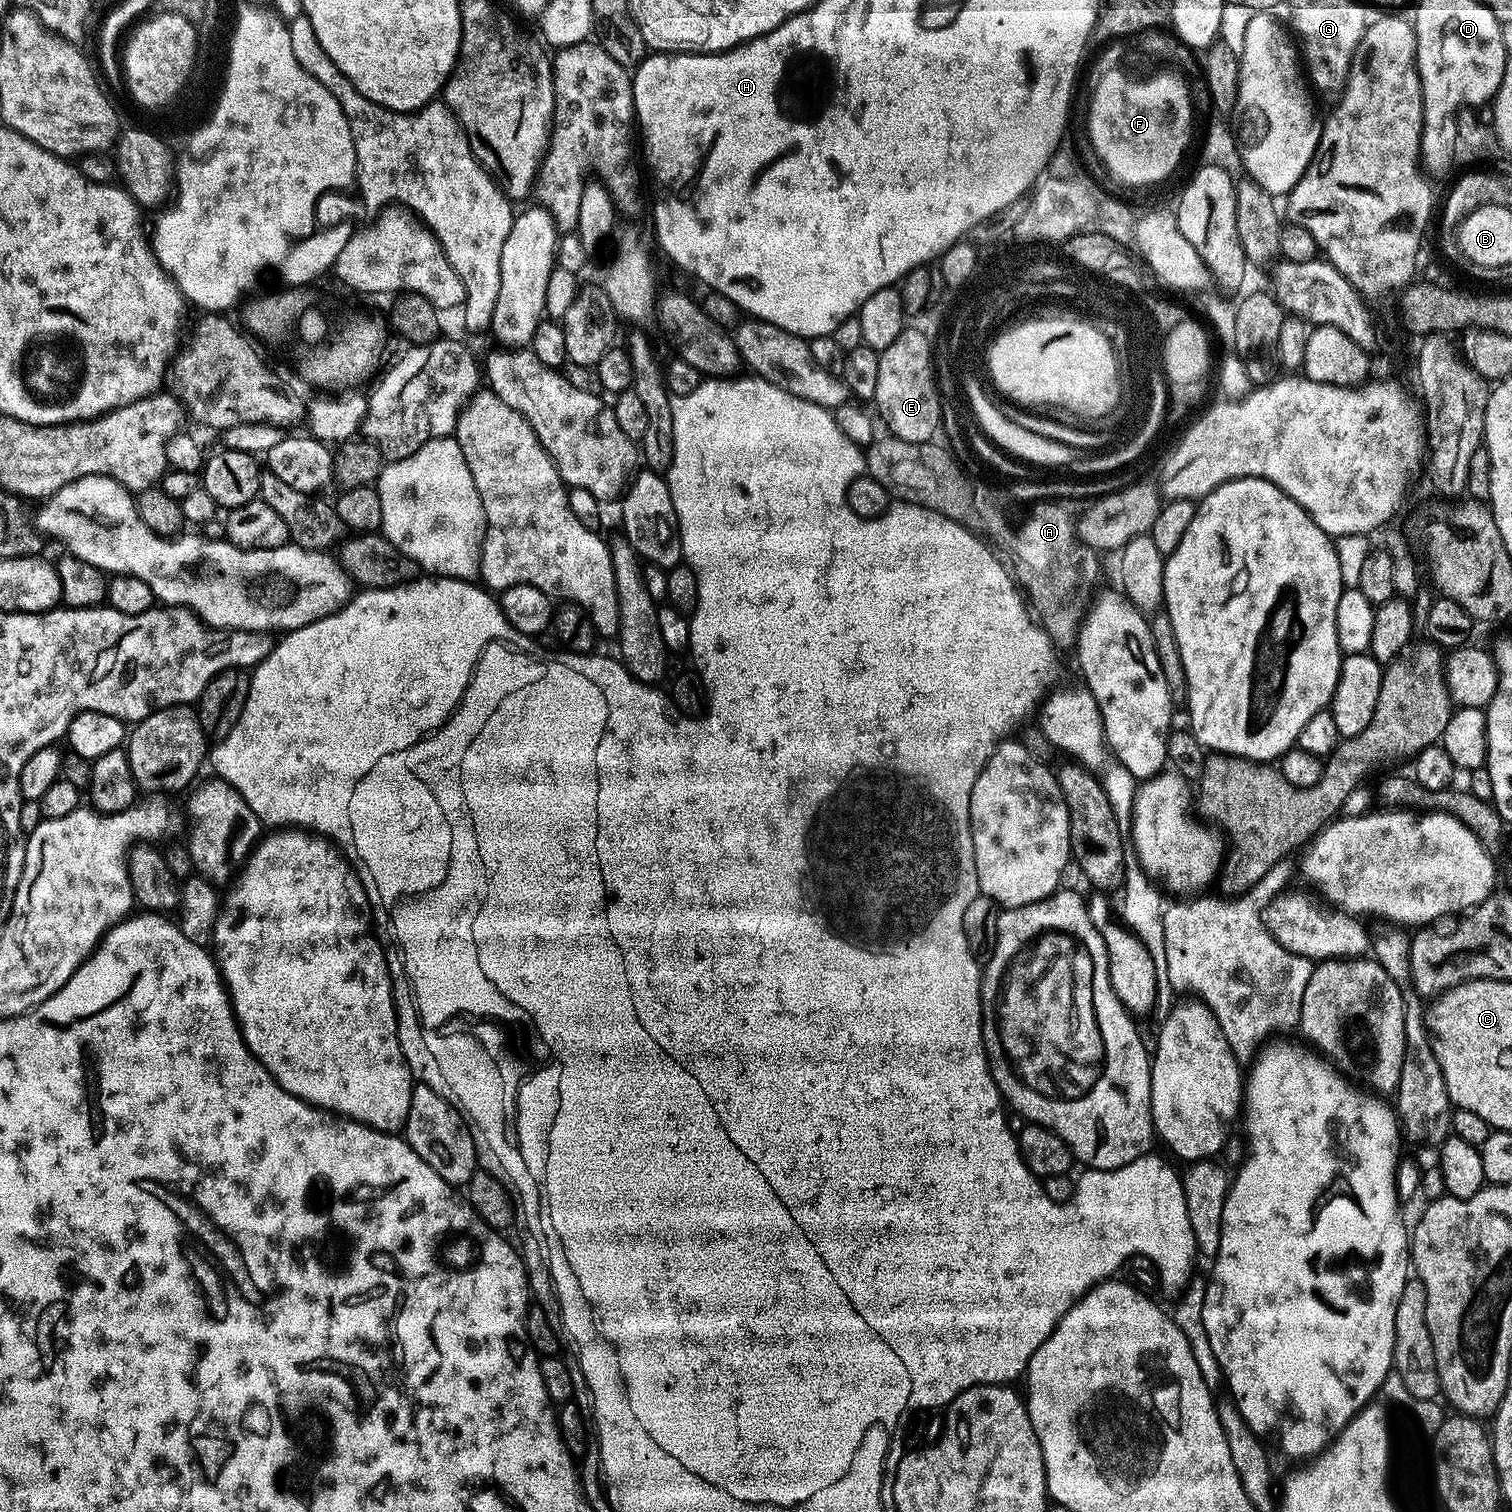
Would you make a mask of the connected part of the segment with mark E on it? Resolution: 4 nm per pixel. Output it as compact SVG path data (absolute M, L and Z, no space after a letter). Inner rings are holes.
M905 327L904 331L880 353L878 362L878 390L874 407L880 411L891 435L902 442L926 444L931 441L929 432L936 424L936 397L933 395L928 367L932 364L932 343L918 329Z

